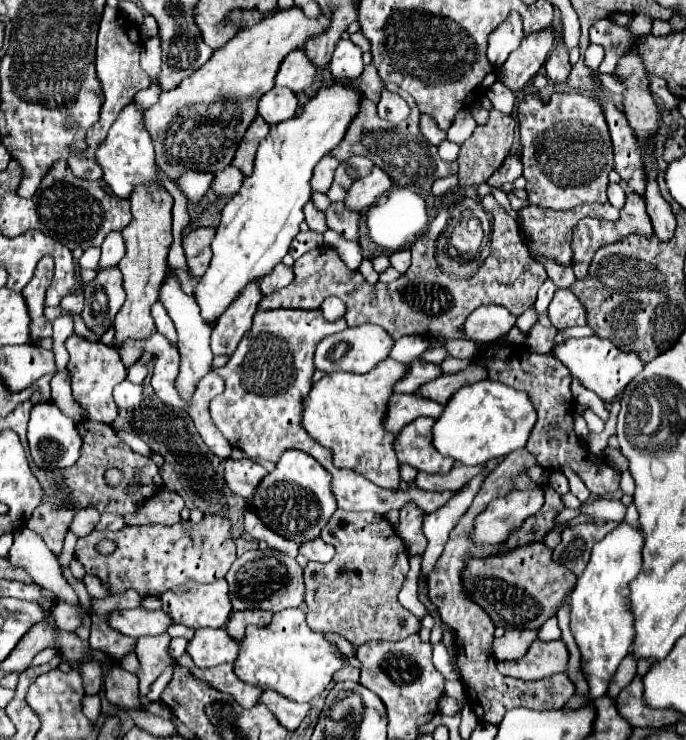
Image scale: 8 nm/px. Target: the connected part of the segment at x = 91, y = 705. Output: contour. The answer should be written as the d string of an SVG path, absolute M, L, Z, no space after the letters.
M94 694L94 696L84 696L82 698L82 706L84 706L84 714L90 718L90 720L96 720L100 716L100 696Z

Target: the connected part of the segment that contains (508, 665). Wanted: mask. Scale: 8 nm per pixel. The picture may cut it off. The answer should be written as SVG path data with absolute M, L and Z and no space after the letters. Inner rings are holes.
M534 640L528 652L518 660L497 663L498 671L504 676L521 680L538 680L556 672L566 672L568 650L562 640L540 642Z

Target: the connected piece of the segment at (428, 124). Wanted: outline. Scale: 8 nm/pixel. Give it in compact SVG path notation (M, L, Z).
M426 116L420 118L420 128L422 128L422 134L428 142L432 142L434 146L438 146L442 140L446 140L446 132L442 132L432 120L426 120Z

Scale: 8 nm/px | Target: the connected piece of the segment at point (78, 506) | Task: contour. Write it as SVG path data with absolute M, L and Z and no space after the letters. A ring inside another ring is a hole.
M86 422L86 428L78 428L80 436L82 436L82 456L78 460L78 464L74 468L68 468L68 472L56 472L56 474L48 474L46 470L38 468L32 460L30 460L30 468L32 474L38 478L38 482L42 484L42 488L46 488L46 492L50 492L50 500L46 504L42 504L38 508L38 518L30 518L28 520L28 528L34 530L36 534L40 534L46 542L46 546L52 550L54 556L58 556L62 552L64 546L64 536L72 524L72 518L76 514L76 510L82 510L86 506L94 506L98 512L110 512L110 514L130 514L136 512L142 506L142 500L146 500L146 496L150 496L156 486L150 482L146 482L148 474L152 474L152 462L144 464L140 462L146 456L136 456L136 452L124 444L112 430L110 426L102 424L102 422ZM108 468L122 468L122 470L144 470L140 476L140 488L132 488L130 484L122 486L122 488L110 488L104 484L104 472Z

